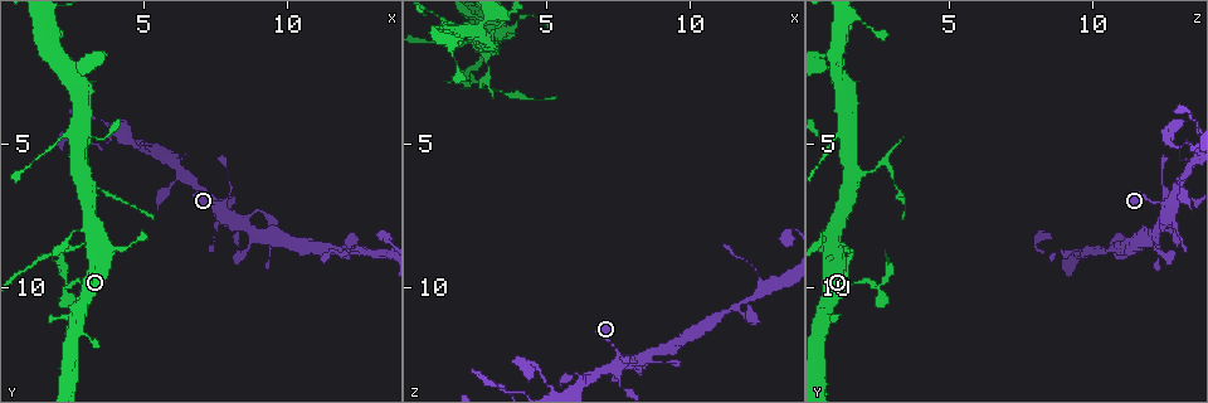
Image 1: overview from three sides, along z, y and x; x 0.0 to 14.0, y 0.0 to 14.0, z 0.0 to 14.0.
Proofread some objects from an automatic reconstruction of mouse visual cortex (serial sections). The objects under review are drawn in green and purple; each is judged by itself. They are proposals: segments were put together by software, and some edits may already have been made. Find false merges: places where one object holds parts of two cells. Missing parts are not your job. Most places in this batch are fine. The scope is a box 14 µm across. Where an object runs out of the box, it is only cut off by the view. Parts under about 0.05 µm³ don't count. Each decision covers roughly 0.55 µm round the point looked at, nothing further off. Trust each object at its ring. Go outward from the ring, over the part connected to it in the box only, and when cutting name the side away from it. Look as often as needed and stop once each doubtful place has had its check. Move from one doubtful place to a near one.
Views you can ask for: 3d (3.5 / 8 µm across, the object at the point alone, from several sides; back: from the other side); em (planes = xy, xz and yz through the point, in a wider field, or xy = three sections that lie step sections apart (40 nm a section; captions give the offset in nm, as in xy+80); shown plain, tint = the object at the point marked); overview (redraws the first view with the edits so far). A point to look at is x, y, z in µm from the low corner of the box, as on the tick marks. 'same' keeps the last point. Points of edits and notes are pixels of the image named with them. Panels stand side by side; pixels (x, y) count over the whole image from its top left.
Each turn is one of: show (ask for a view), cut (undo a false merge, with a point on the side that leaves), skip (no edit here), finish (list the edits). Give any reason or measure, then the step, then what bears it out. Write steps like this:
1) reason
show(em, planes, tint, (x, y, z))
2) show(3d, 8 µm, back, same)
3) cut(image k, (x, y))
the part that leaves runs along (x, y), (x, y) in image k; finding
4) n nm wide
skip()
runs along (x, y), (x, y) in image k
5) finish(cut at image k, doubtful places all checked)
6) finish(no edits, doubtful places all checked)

thick turns thin
show(3d, 3.5 µm, back, (2.9, 6.1, 1.8))

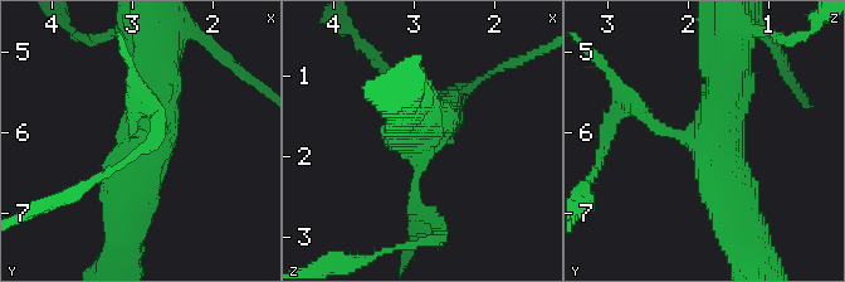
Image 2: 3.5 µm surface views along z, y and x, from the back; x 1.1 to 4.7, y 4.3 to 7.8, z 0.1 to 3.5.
3 arms; arms of 150, 450, 500 nm; shape alone is not enough
show(em, xy, step 3, tint, (2.90, 6.05, 1.75))

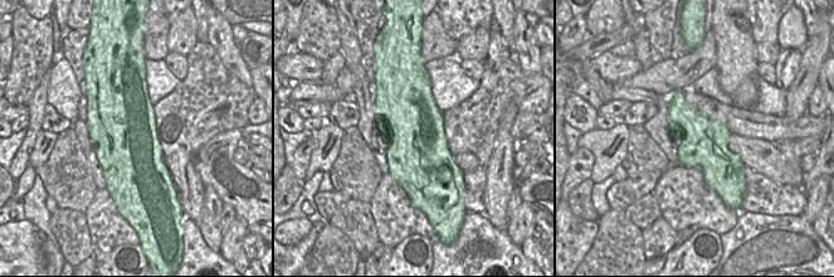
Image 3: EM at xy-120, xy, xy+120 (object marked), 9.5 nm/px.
skip()
all the same cell

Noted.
abrupt turn
show(em, xy, step 1, tint, (2.7, 5.8, 3.0))

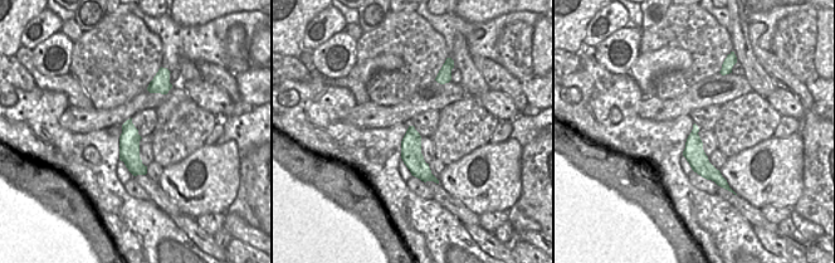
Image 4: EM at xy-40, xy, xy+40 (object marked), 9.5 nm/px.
show(3d, 3.5 µm, back, same)

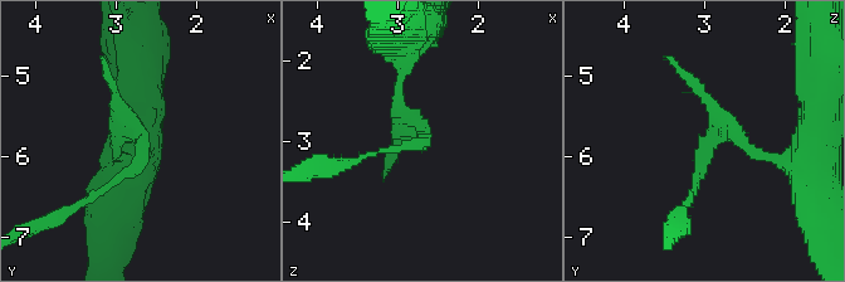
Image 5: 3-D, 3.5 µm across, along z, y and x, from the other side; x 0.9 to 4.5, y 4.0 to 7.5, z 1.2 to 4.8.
cut(image 5, (693, 191))
border along (420, 145), (406, 165) in image 4; a second cell is stuck on

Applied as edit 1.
a narrow waist
show(3d, 3.5 µm, (2.4, 9.9, 2.5))

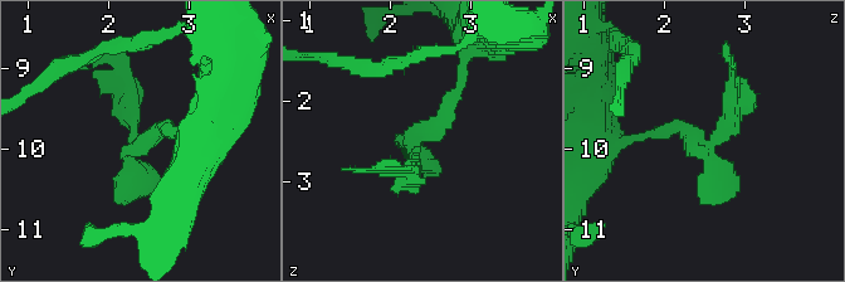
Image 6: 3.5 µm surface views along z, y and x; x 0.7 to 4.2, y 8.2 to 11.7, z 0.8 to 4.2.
show(em, xy, step 1, tint, (2.40, 9.95, 2.40))

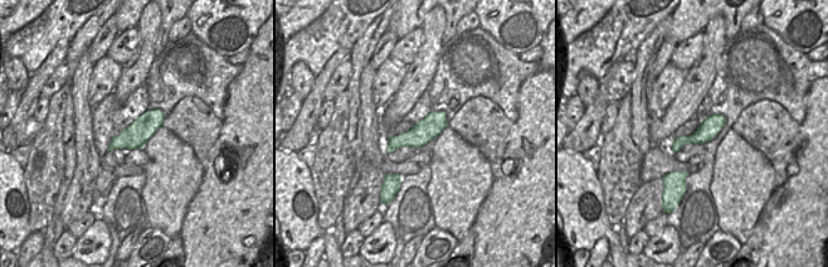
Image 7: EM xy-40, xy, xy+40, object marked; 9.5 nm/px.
skip()
runs along (636, 137), (684, 130), (736, 188) in image 6; continuous, no second cell

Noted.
finish(cut at image 5, doubtful places all checked)

